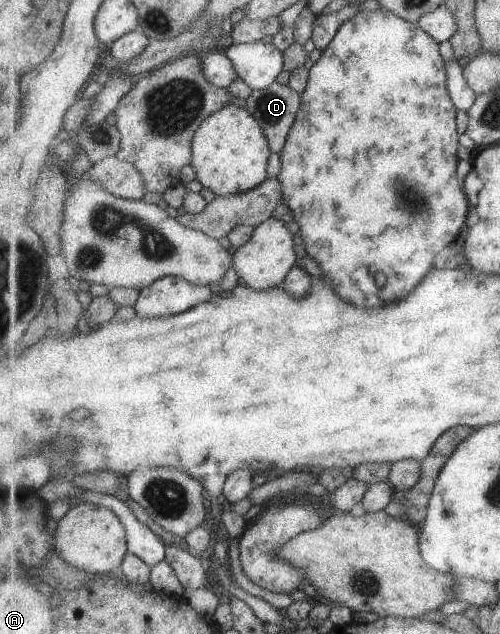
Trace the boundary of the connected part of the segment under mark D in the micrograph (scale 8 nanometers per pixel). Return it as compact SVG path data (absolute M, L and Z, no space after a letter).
M274 82L264 89L253 90L246 101L246 107L263 127L272 152L280 154L300 111L301 95L289 84Z

